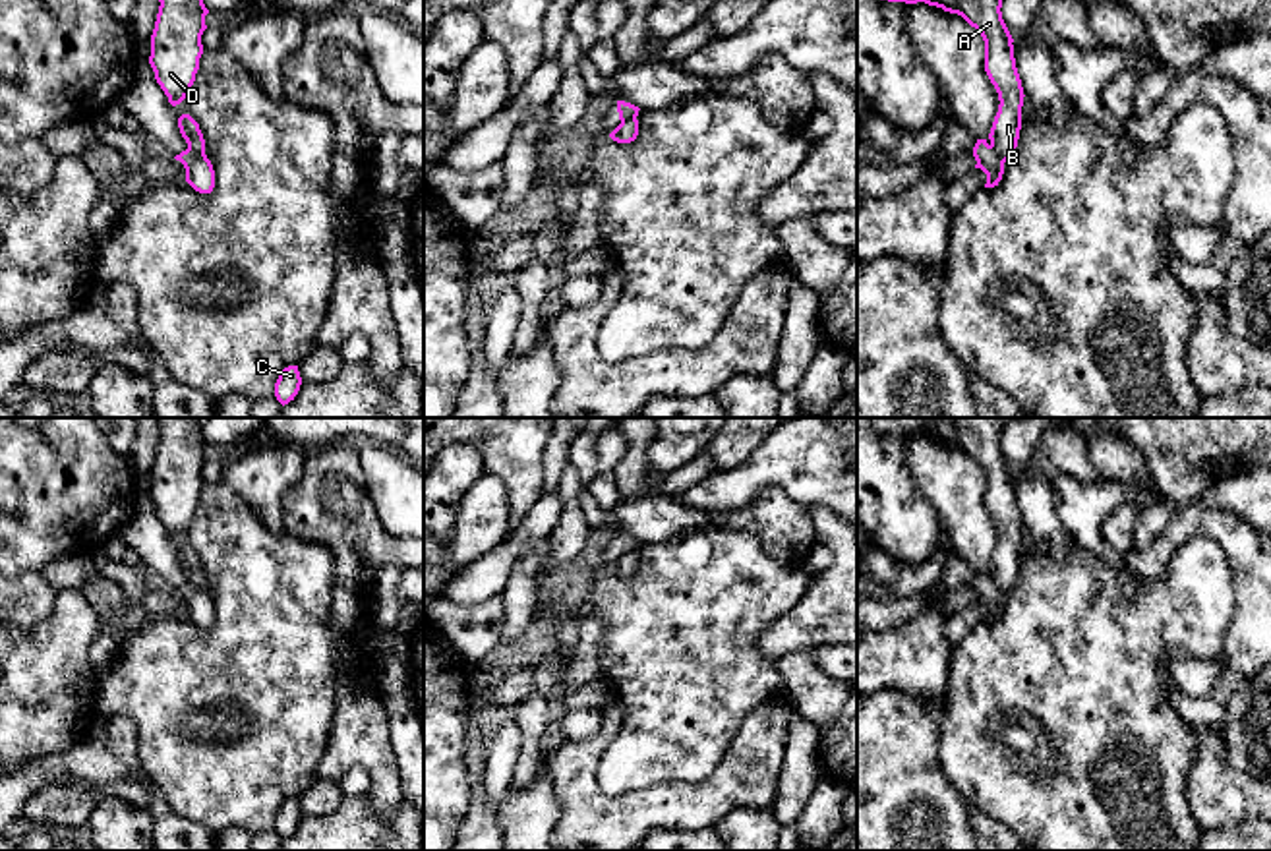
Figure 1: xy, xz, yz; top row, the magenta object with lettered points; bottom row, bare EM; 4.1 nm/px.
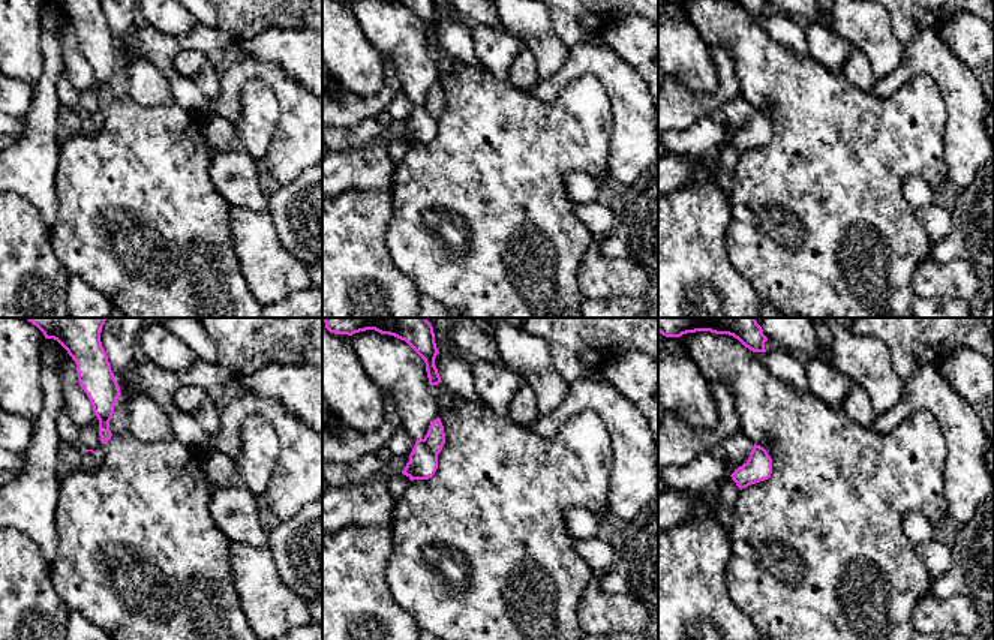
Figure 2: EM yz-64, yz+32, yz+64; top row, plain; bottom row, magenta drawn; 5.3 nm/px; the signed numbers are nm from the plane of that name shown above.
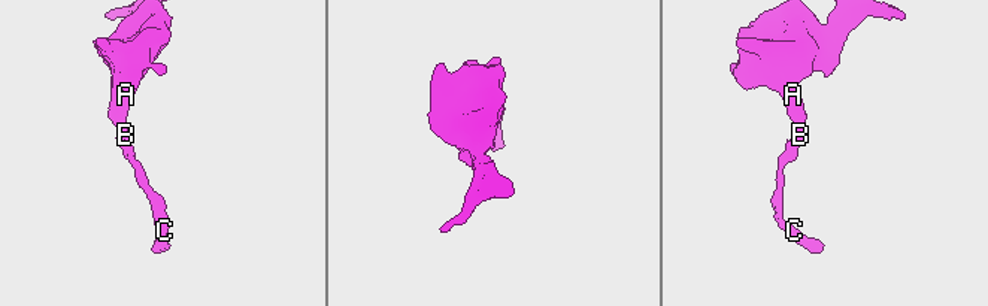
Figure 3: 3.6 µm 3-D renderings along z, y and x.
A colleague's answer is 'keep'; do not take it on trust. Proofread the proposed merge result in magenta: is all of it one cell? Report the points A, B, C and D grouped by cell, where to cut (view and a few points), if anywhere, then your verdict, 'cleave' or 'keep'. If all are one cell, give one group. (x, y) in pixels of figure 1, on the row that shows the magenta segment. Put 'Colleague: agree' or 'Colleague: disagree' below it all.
A B D / C; cut in yz along (991, 144), (1004, 161); cleave
Colleague: disagree

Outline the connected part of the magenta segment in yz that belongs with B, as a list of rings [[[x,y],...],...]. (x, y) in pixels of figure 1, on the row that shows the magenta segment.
[[[888,0],[942,8],[961,15],[985,41],[985,72],[998,93],[998,112],[989,139],[1006,162],[1018,147],[1021,130],[1023,87],[1014,58],[1014,39],[1002,19],[1002,0]]]

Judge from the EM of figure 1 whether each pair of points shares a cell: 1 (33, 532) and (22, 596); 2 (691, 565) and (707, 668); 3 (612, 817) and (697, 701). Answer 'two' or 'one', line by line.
1: two
2: one
3: two

